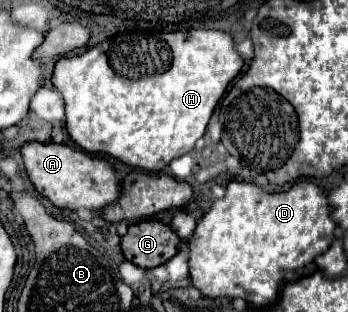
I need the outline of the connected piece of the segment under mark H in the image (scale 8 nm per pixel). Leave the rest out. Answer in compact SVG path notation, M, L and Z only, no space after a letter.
M188 30L132 34L104 40L84 54L60 58L54 66L52 84L66 104L66 130L82 150L90 154L108 154L146 172L160 172L174 158L194 148L218 100L242 70L242 64L244 60L234 50L234 40L228 32Z

